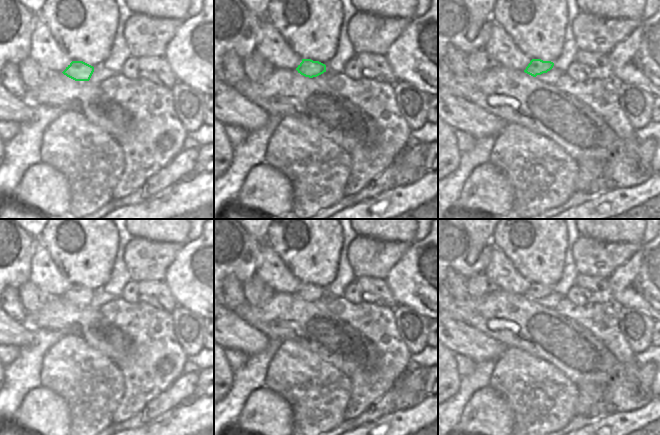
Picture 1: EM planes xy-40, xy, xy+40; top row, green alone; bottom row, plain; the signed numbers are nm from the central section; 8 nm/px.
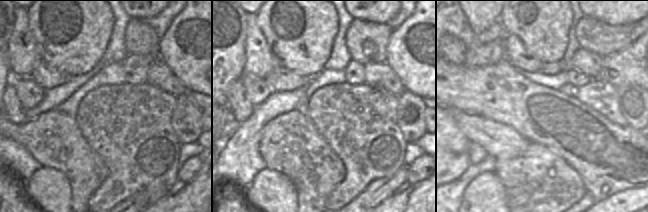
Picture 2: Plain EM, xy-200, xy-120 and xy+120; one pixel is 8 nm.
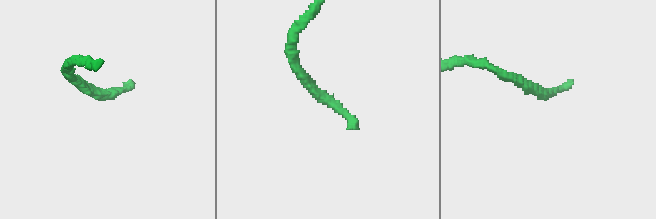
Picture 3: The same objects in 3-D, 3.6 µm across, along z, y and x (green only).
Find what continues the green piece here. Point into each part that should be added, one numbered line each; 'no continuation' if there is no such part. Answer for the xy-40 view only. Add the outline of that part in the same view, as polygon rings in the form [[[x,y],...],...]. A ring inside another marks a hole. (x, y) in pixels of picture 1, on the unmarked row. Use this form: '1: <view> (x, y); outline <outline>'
no continuation

